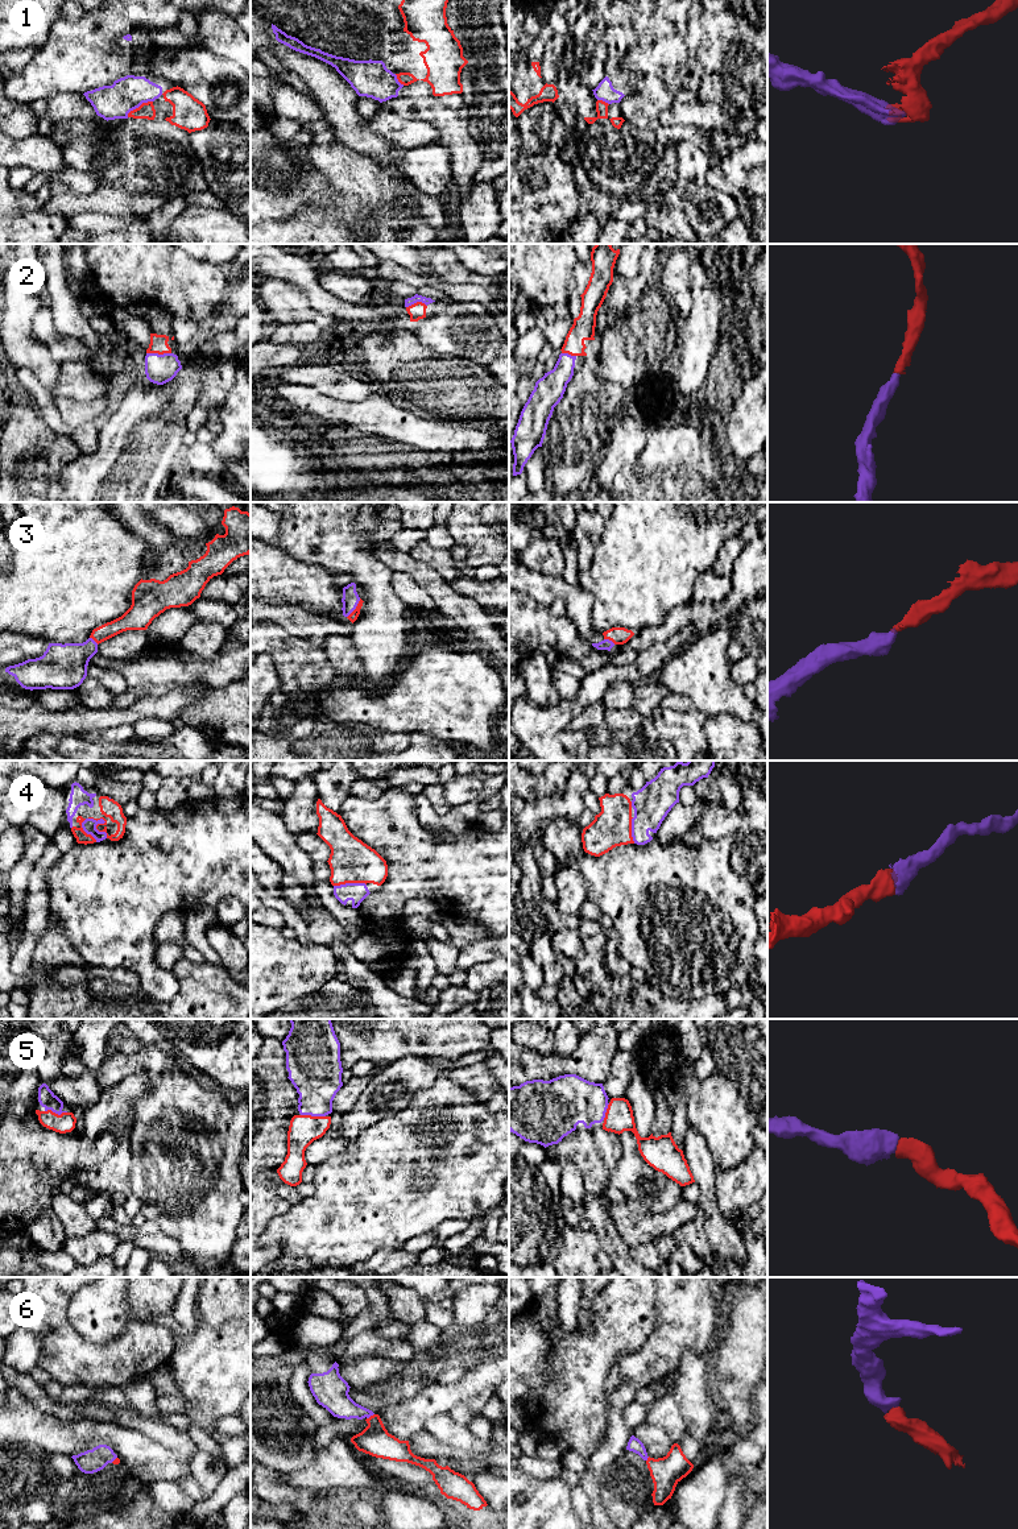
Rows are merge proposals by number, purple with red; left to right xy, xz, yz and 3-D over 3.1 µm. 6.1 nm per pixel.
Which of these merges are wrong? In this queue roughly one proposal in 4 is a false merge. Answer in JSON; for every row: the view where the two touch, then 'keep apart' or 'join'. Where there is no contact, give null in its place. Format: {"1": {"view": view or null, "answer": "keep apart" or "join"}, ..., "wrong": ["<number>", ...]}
{"1": {"view": "xy", "answer": "keep apart"}, "2": {"view": "xy", "answer": "join"}, "3": {"view": "xz", "answer": "join"}, "4": {"view": "xy", "answer": "join"}, "5": {"view": "xz", "answer": "join"}, "6": {"view": "xz", "answer": "join"}, "wrong": ["1"]}

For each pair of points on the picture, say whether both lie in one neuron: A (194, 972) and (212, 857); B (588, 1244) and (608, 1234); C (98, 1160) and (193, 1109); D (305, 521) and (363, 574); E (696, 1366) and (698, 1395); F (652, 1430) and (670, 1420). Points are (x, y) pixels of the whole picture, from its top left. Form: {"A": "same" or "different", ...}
{"A": "different", "B": "different", "C": "different", "D": "same", "E": "same", "F": "different"}

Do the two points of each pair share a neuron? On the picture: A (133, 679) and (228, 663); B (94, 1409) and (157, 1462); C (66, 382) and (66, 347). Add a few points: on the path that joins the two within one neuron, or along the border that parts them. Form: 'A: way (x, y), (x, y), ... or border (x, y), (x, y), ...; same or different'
A: way (157, 671), (205, 670); same
B: border (86, 1417), (94, 1421), (114, 1422); different
C: border (75, 361), (65, 361), (61, 365); different

